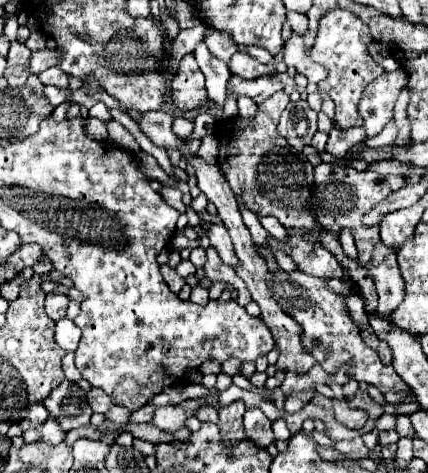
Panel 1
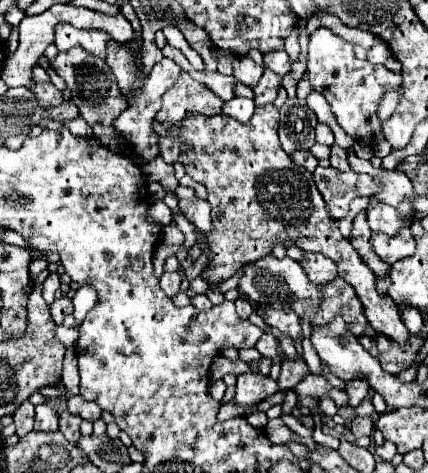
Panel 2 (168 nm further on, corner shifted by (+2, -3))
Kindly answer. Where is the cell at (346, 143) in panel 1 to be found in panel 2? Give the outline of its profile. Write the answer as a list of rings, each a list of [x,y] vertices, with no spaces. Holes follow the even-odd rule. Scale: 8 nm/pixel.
[[[337,145],[331,147],[331,159],[329,159],[329,163],[331,163],[331,167],[335,167],[337,171],[349,171],[349,169],[351,169],[351,167],[349,167],[349,161],[347,161],[347,153],[345,153],[341,147],[337,147]]]

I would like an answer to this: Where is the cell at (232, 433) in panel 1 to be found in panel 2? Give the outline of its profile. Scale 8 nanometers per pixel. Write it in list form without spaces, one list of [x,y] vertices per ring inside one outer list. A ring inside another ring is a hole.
[[[243,373],[237,377],[237,393],[235,393],[235,403],[239,407],[251,407],[265,397],[277,393],[277,381],[265,375],[255,375],[255,373]]]

